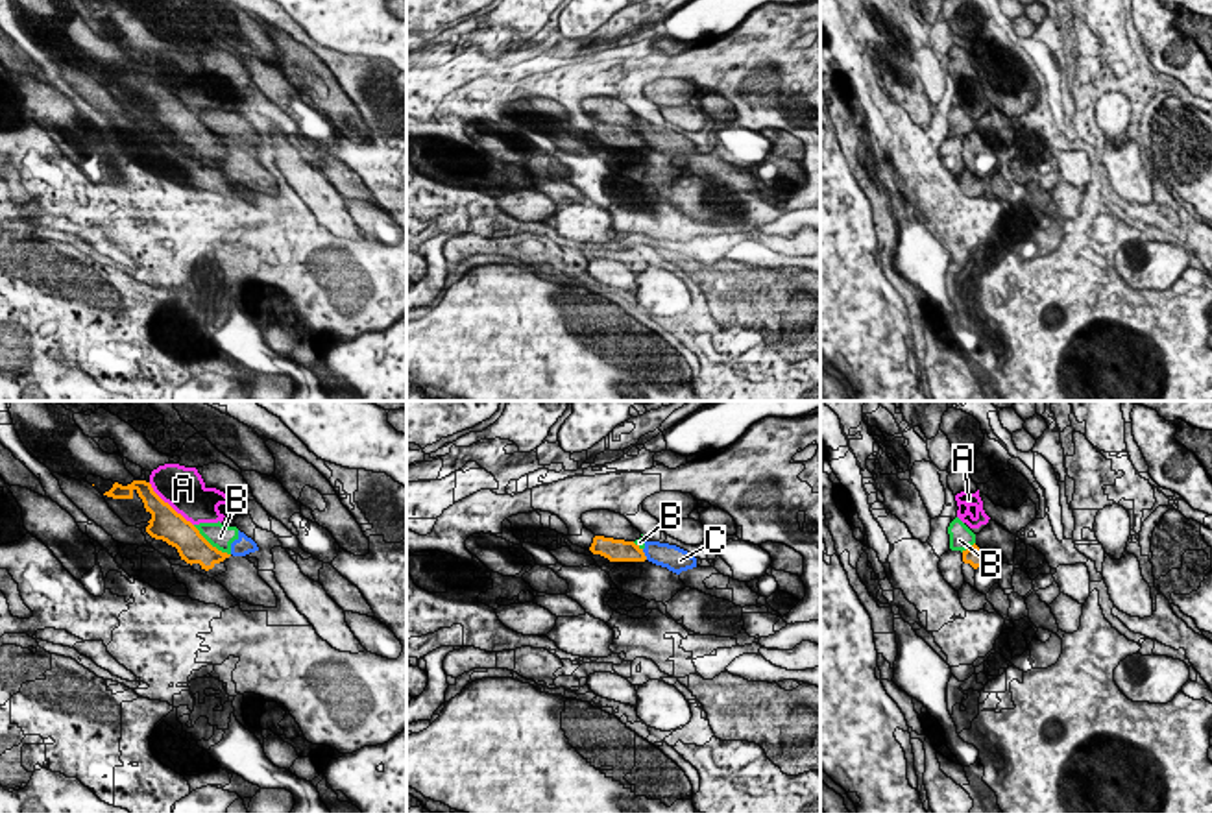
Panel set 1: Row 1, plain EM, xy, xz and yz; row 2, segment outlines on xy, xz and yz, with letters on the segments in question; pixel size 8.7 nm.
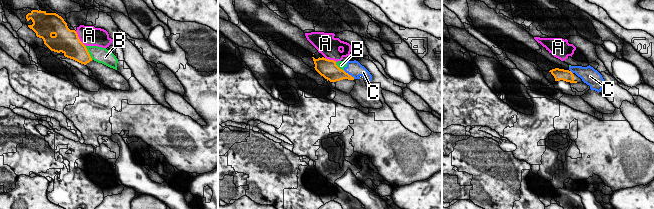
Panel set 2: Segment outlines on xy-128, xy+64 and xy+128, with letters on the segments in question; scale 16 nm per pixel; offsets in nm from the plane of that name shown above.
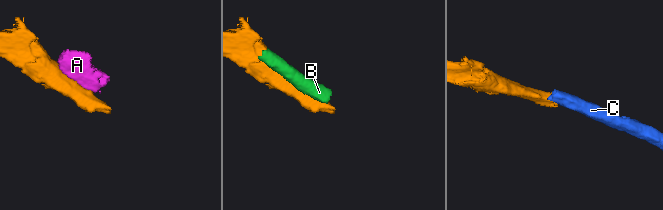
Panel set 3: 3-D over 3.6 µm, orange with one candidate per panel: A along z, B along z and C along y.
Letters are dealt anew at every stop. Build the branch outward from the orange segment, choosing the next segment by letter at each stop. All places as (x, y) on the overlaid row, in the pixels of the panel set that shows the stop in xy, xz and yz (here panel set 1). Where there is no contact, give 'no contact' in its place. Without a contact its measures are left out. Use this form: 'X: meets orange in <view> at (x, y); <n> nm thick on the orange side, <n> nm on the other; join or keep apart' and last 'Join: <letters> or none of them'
A: meets orange in xy at (169, 505); 280 nm thick on the orange side, 380 nm on the other; keep apart
B: meets orange in xy at (209, 544); 280 nm thick on the orange side, 220 nm on the other; keep apart
C: meets orange in xz at (643, 555); 190 nm thick on the orange side, 220 nm on the other; keep apart
Join: none of them

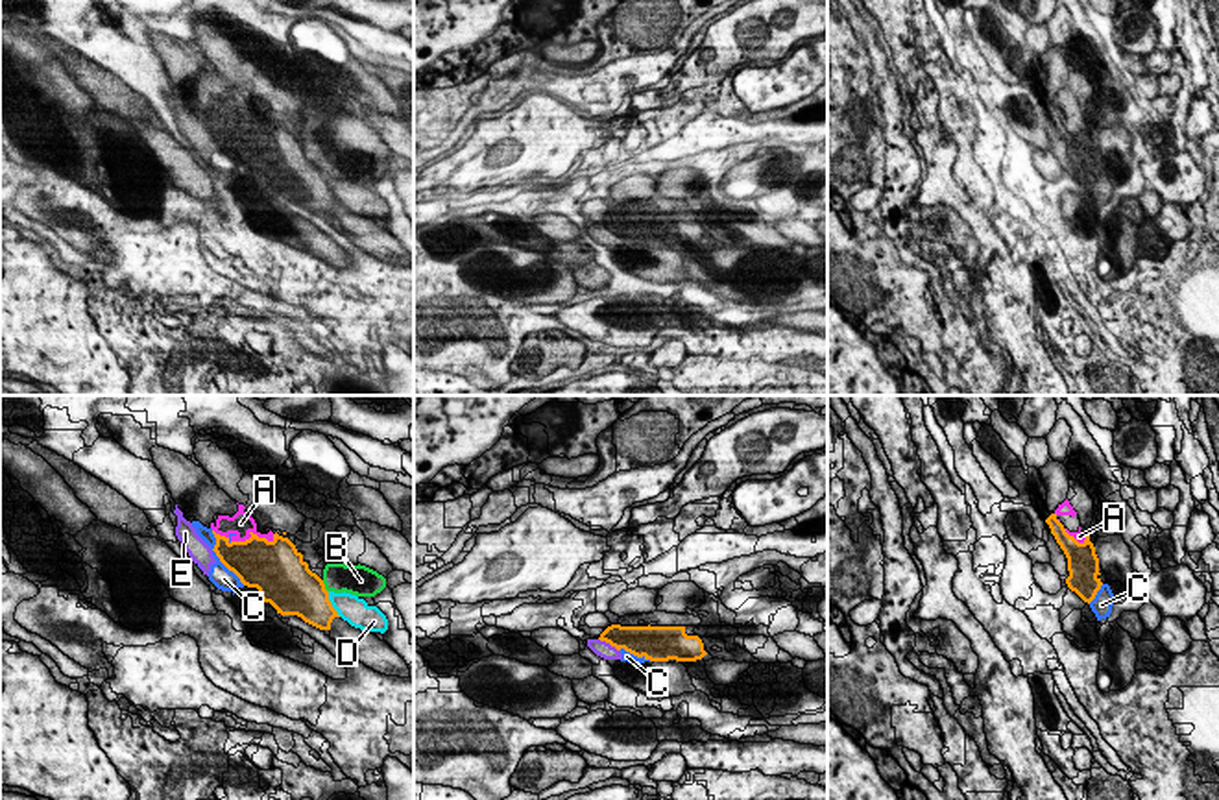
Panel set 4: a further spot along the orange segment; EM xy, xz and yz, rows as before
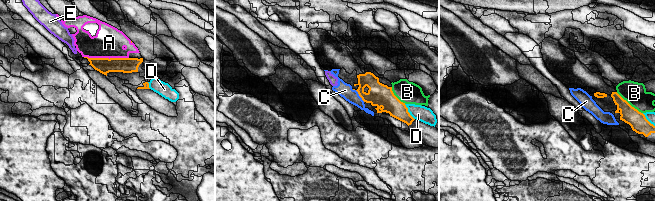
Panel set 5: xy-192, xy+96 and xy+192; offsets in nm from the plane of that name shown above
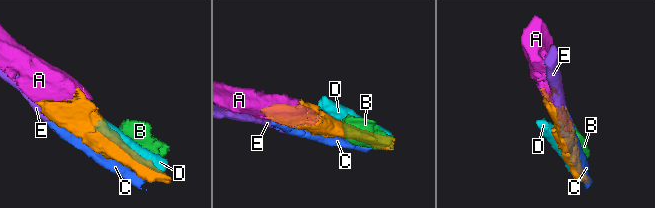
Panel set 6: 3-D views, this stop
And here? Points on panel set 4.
A: meets orange in xy at (253, 534); 420 nm thick on the orange side, 200 nm on the other; join
B: meets orange in xy at (324, 586); 440 nm thick on the orange side, 260 nm on the other; keep apart
C: meets orange in xy at (218, 557); 320 nm thick on the orange side, 190 nm on the other; keep apart
D: meets orange in xy at (331, 605); 380 nm thick on the orange side, 240 nm on the other; keep apart
E: meets orange in xz at (610, 643); 260 nm thick on the orange side, 140 nm on the other; keep apart
Join: A

